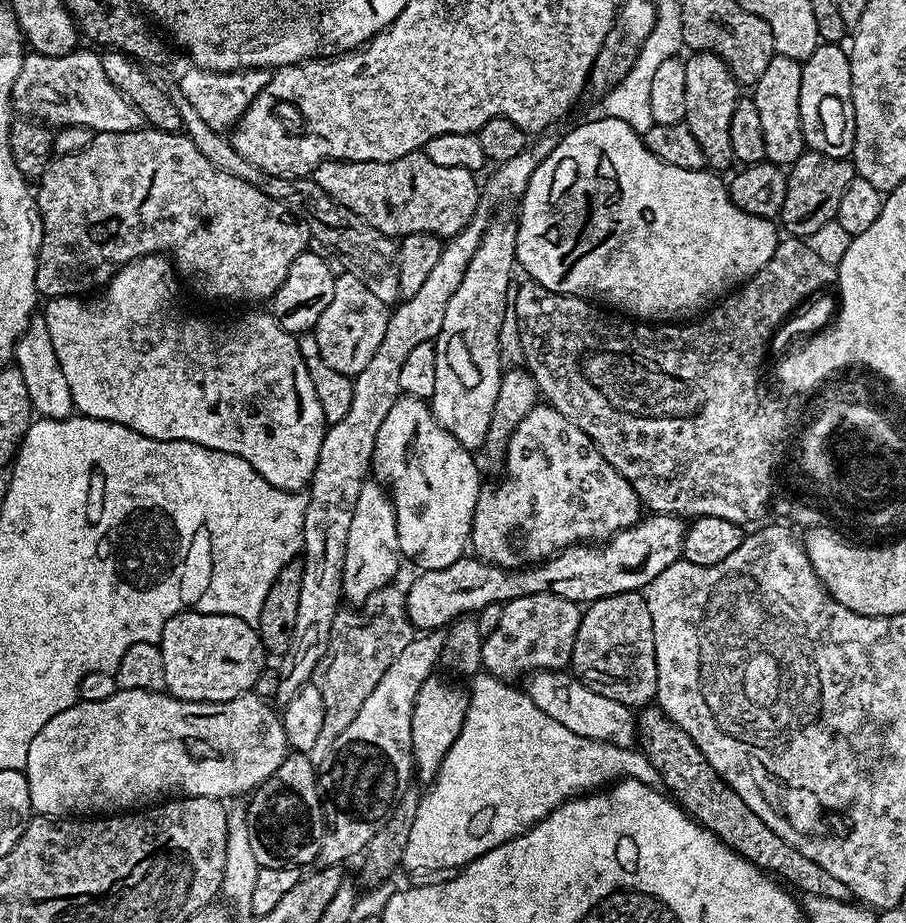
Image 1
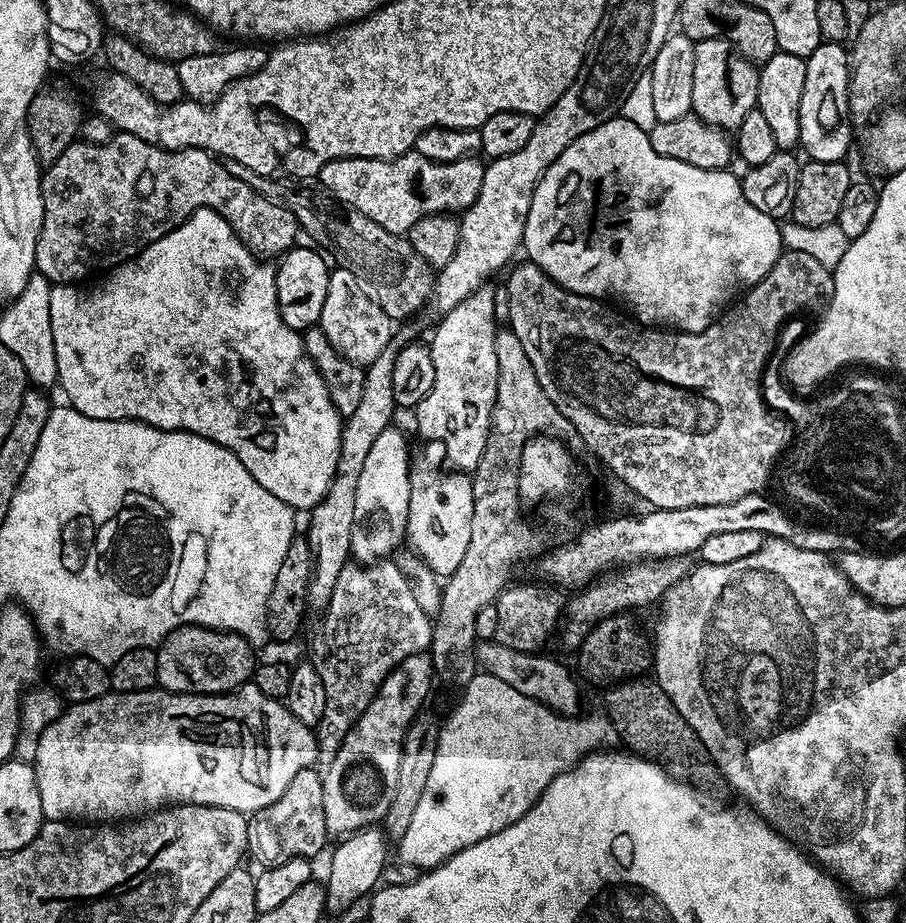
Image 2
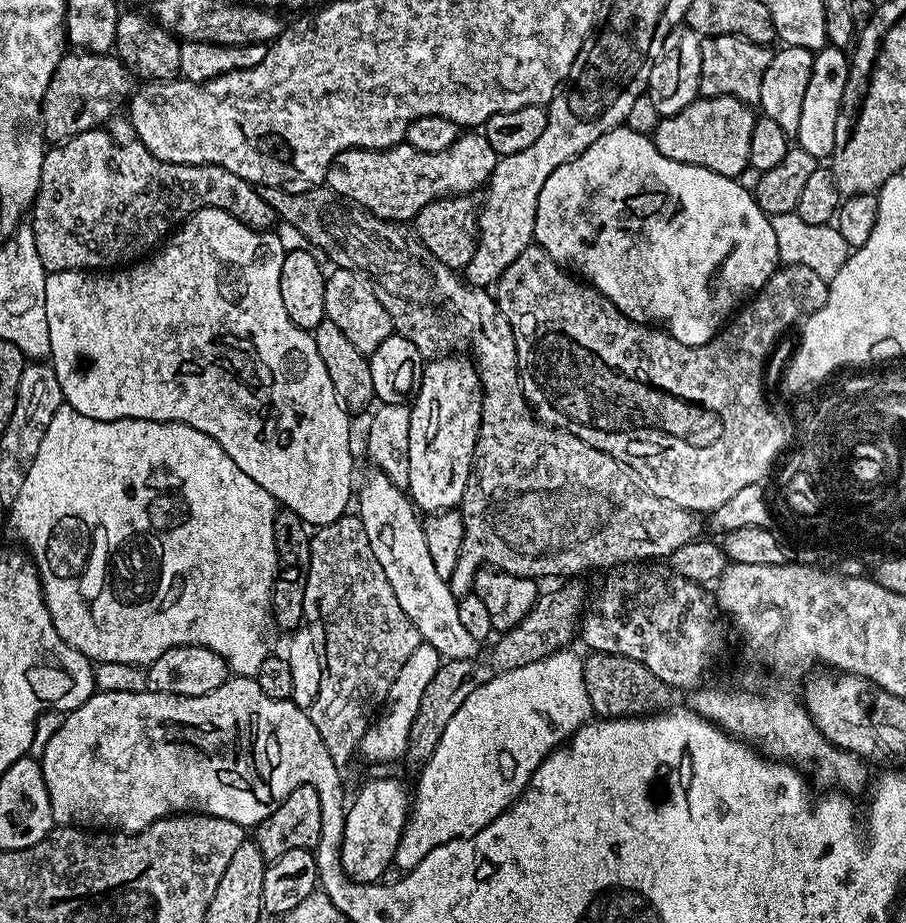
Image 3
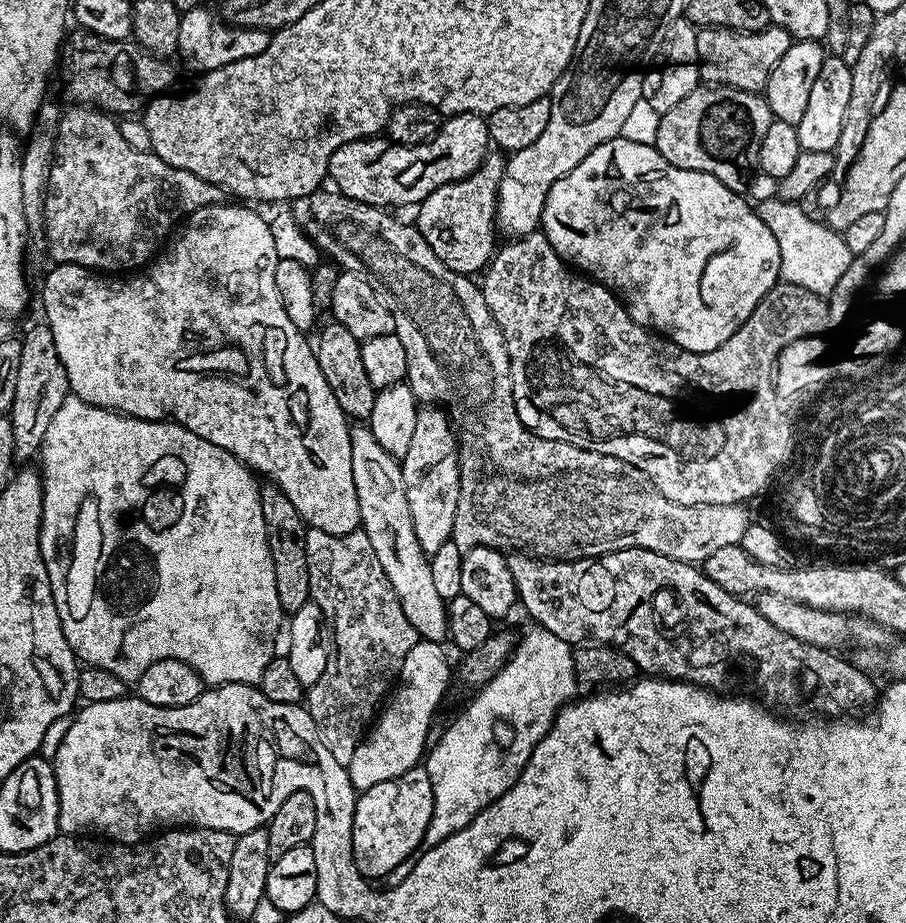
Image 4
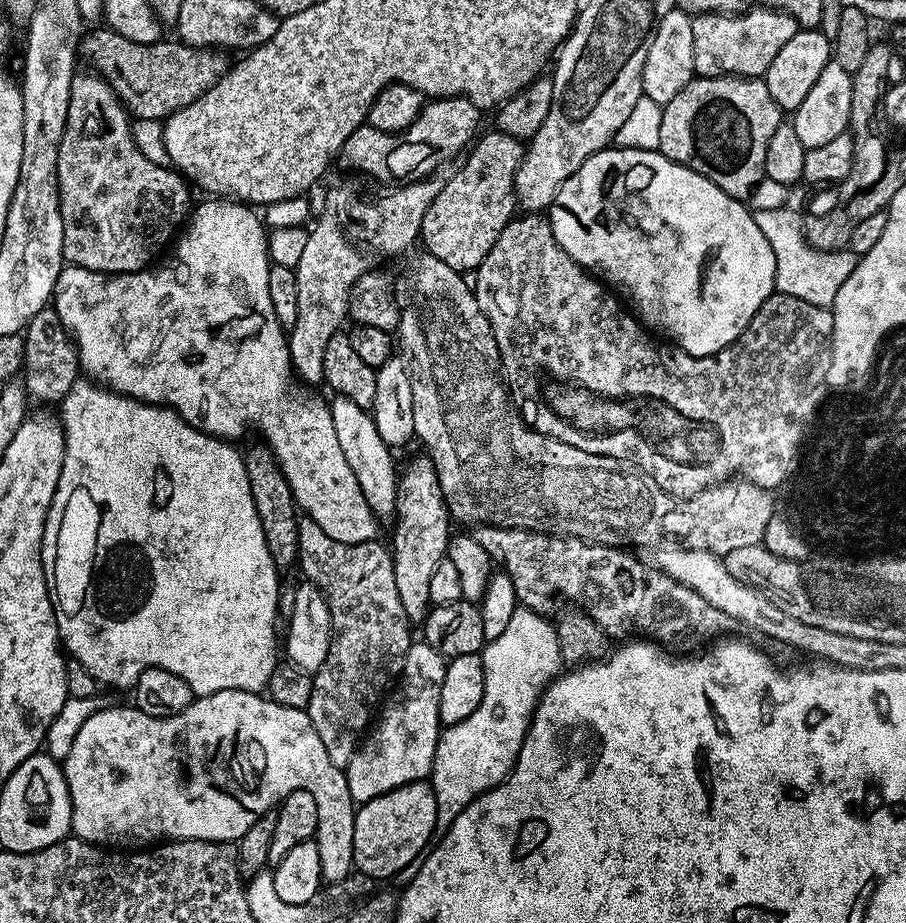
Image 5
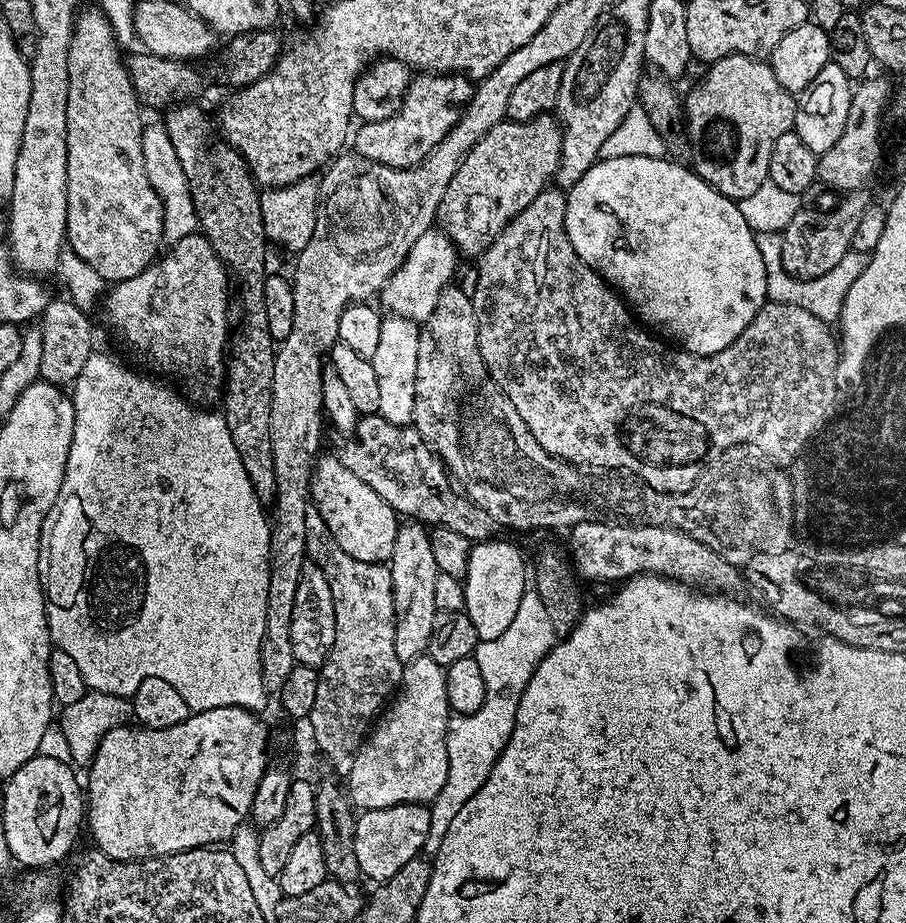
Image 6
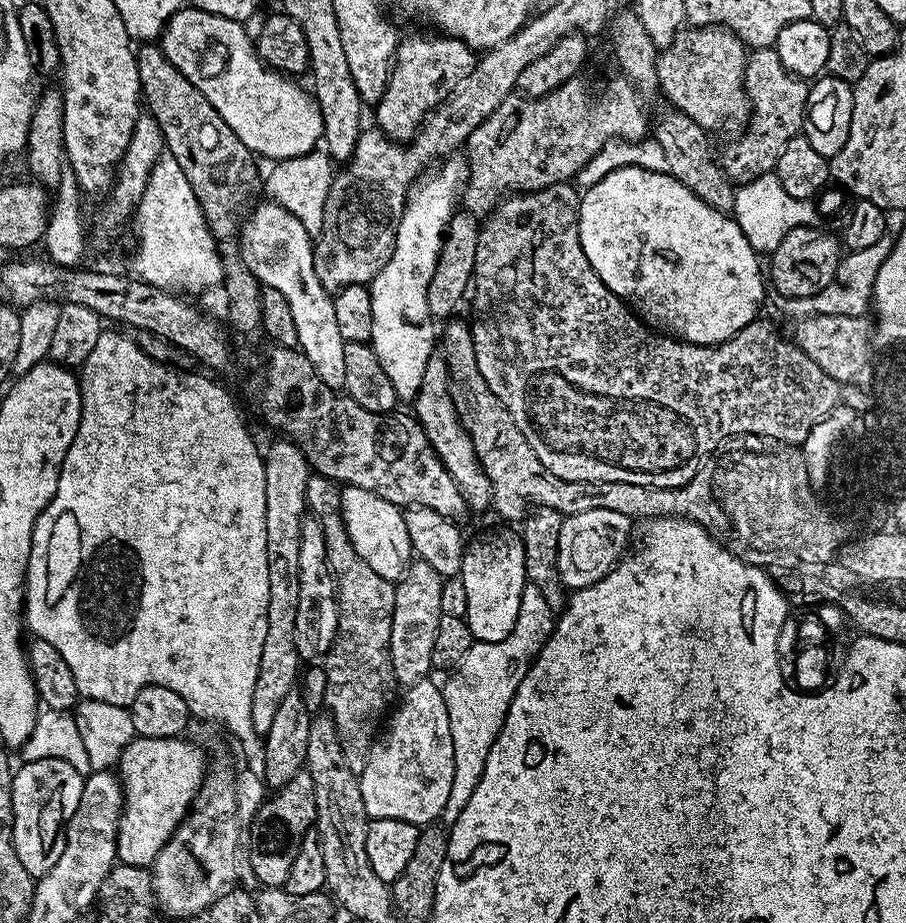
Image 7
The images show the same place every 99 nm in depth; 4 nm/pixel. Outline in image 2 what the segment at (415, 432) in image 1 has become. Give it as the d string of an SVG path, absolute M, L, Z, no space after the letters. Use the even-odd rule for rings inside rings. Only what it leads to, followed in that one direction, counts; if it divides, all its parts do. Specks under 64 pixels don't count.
M428 442L423 446L425 448L410 460L412 473L406 544L437 578L447 578L462 566L466 546L470 546L470 518L474 514L472 477L468 474L443 476L439 468L446 460L444 445Z

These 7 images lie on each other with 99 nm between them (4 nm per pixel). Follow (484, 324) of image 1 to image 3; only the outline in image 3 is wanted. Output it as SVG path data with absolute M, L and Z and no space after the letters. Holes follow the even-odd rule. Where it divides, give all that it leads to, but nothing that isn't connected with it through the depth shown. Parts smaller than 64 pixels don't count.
M449 354L439 358L431 359L424 366L424 377L422 386L416 392L415 400L411 401L410 407L410 478L408 479L407 493L415 507L424 514L439 514L455 509L460 503L462 494L466 490L466 482L472 473L472 459L476 449L476 439L480 433L480 419L482 418L482 398L484 397L484 387L480 385L480 376L476 372L476 365L467 355Z

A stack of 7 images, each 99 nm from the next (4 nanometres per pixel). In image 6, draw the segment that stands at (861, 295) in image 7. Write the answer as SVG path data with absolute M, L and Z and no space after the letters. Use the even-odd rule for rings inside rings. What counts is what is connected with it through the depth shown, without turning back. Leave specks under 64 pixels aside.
M757 232L756 241L758 250L762 254L762 262L766 262L766 286L768 287L768 300L771 302L786 302L790 306L802 306L814 318L822 318L829 322L839 321L842 314L842 306L846 294L850 294L850 286L854 286L858 274L866 270L869 253L849 251L842 258L838 266L833 266L821 277L814 277L812 280L801 280L791 276L782 264L782 242L779 232Z

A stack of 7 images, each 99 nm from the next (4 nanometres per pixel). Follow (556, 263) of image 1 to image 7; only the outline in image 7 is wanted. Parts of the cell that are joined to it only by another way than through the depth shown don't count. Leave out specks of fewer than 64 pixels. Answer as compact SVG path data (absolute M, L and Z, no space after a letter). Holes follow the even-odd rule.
M627 166L628 168L613 167L594 186L590 186L580 197L580 241L582 250L598 278L613 292L614 295L625 301L629 308L644 321L645 324L661 333L675 339L682 340L686 344L721 344L730 339L738 330L742 330L751 320L761 315L760 303L764 300L764 284L766 288L766 276L760 273L761 257L751 248L745 234L736 224L731 215L719 212L717 208L706 206L702 198L698 198L682 182L678 182L667 171L655 172L649 166Z

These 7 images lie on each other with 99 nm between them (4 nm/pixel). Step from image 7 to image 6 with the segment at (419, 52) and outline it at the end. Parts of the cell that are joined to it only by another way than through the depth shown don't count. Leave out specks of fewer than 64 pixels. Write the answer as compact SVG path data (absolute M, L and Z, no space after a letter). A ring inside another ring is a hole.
M426 72L413 75L396 116L382 122L361 123L357 132L355 129L355 155L391 168L412 168L421 164L462 118L466 105L472 101L473 91L473 81L463 74Z

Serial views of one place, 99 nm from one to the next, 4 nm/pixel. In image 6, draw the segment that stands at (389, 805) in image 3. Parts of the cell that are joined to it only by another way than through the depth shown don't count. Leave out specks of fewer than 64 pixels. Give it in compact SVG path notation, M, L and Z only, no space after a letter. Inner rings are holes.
M399 804L382 810L361 811L356 816L354 855L358 857L360 876L369 876L372 882L389 880L415 856L424 851L426 834L430 834L431 807L428 804Z

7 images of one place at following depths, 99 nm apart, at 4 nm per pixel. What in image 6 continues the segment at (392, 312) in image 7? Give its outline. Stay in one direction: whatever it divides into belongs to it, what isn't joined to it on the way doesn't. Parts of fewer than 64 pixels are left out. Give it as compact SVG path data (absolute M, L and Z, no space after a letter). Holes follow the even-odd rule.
M388 314L382 319L382 338L378 342L378 350L374 350L370 359L378 378L378 414L386 418L386 422L412 424L420 330L421 325L417 321L401 316Z

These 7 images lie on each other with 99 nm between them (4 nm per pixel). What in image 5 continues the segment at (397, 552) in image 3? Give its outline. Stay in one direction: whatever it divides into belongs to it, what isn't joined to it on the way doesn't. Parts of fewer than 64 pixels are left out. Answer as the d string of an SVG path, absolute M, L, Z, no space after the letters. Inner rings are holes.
M336 396L333 401L330 407L334 418L334 431L338 433L338 443L342 446L346 462L350 462L350 470L354 470L354 478L358 478L358 486L370 510L378 518L395 517L398 468L396 472L396 464L392 461L393 449L386 442L382 442L382 434L378 434L378 426L369 409L357 406L344 396Z

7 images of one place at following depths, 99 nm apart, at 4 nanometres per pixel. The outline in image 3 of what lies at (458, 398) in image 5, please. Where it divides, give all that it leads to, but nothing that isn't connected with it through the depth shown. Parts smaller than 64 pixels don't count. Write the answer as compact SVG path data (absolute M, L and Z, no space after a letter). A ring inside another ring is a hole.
M327 186L302 190L306 192L294 191L298 190L260 188L262 198L266 198L277 217L300 230L313 249L324 251L335 267L363 274L381 297L387 298L390 304L392 299L388 313L393 329L410 338L424 357L439 358L455 353L459 344L472 347L470 356L480 376L480 385L484 387L484 397L472 473L458 505L464 519L464 537L458 566L454 566L450 581L457 598L473 591L476 573L485 566L515 576L576 578L579 572L588 572L591 568L612 570L617 566L635 565L632 564L635 560L652 560L655 556L667 558L678 546L691 544L701 535L700 524L696 521L699 519L693 513L655 496L624 465L610 458L610 454L582 442L582 438L563 428L553 428L537 419L520 385L514 330L510 330L510 322L496 305L491 291L474 288L461 277L460 281L453 269L438 262L438 258L426 250L411 227L378 218Z

